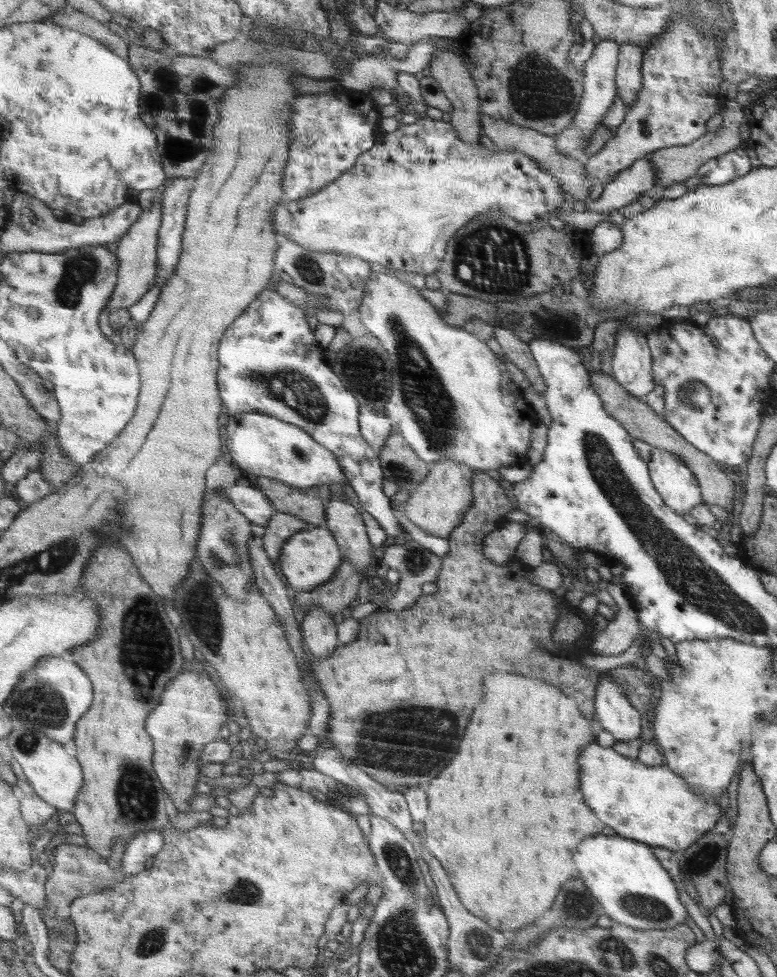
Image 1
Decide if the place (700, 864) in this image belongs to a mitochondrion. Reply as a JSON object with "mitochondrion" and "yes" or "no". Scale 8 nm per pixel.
{"mitochondrion":"yes"}

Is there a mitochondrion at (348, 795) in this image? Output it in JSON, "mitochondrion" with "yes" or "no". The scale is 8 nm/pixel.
{"mitochondrion":"yes"}

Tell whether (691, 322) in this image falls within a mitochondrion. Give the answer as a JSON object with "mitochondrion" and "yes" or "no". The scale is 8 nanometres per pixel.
{"mitochondrion":"no"}

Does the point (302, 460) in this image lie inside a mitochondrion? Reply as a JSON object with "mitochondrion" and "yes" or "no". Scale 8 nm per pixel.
{"mitochondrion":"no"}

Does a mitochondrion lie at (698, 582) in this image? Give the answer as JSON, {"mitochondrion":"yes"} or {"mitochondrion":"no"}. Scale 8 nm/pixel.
{"mitochondrion":"yes"}

